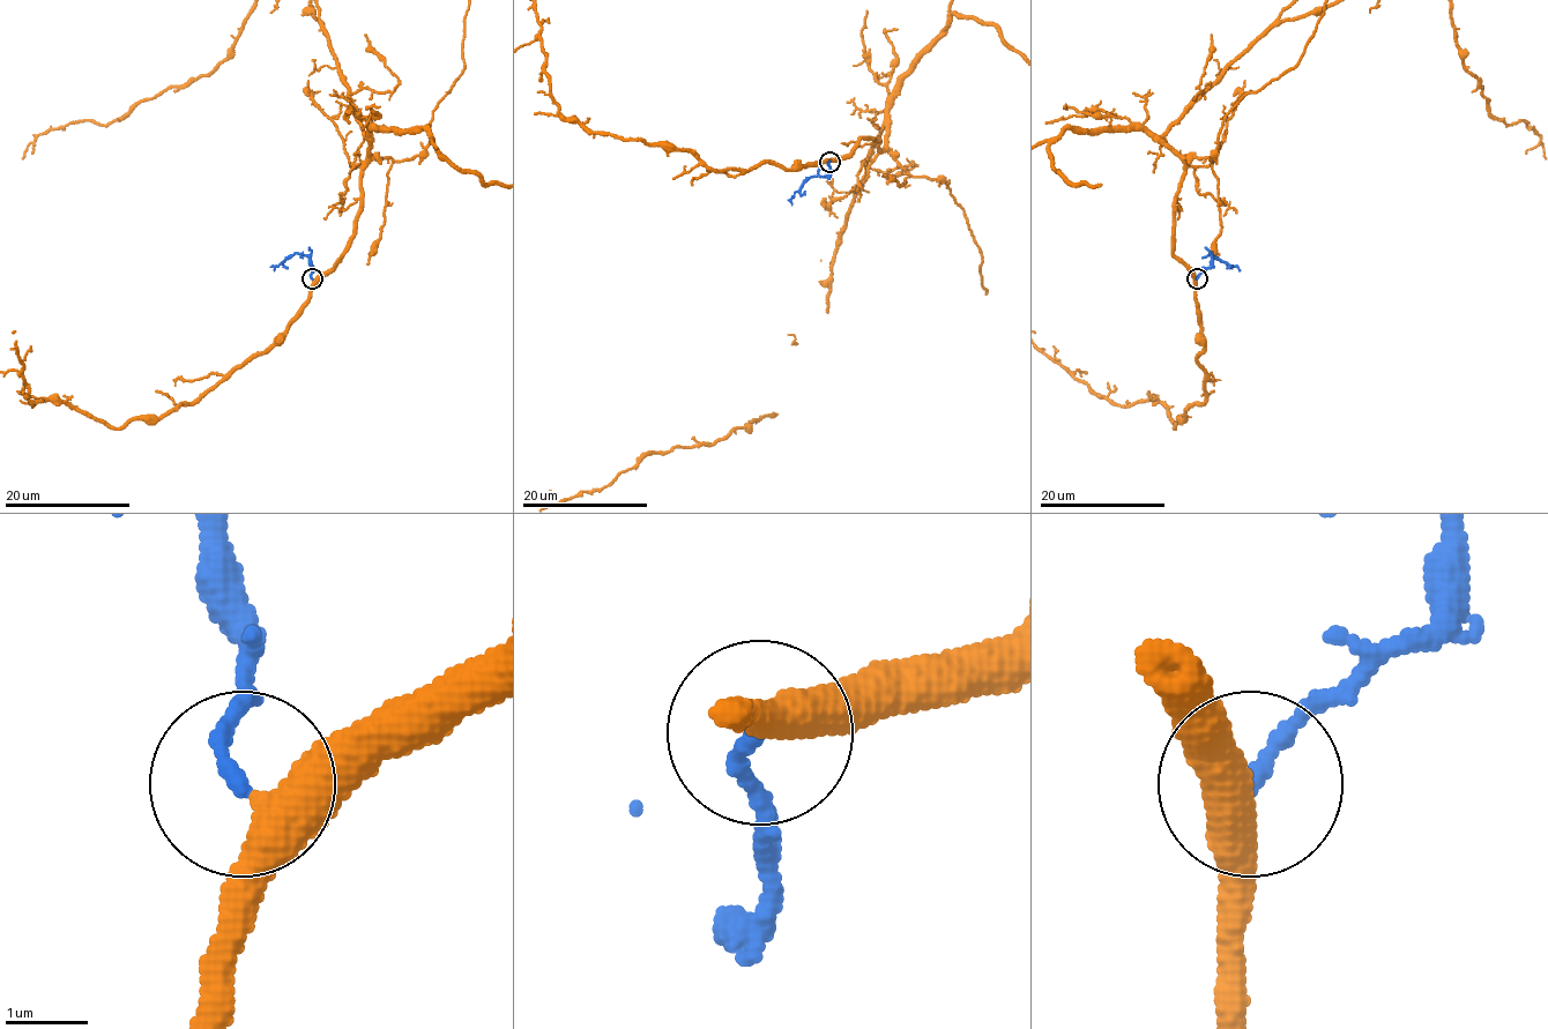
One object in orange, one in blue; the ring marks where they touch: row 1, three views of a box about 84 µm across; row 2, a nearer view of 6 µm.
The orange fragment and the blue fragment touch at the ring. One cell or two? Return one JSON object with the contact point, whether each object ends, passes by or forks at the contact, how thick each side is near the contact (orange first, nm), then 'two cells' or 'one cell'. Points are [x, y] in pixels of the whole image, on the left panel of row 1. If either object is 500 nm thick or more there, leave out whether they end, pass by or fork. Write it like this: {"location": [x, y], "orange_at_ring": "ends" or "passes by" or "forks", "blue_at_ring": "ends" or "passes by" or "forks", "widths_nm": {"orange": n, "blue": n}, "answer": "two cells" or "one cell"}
{"location": [312, 278], "orange_at_ring": "passes by", "blue_at_ring": "ends", "widths_nm": {"orange": 420, "blue": 200}, "answer": "one cell"}

